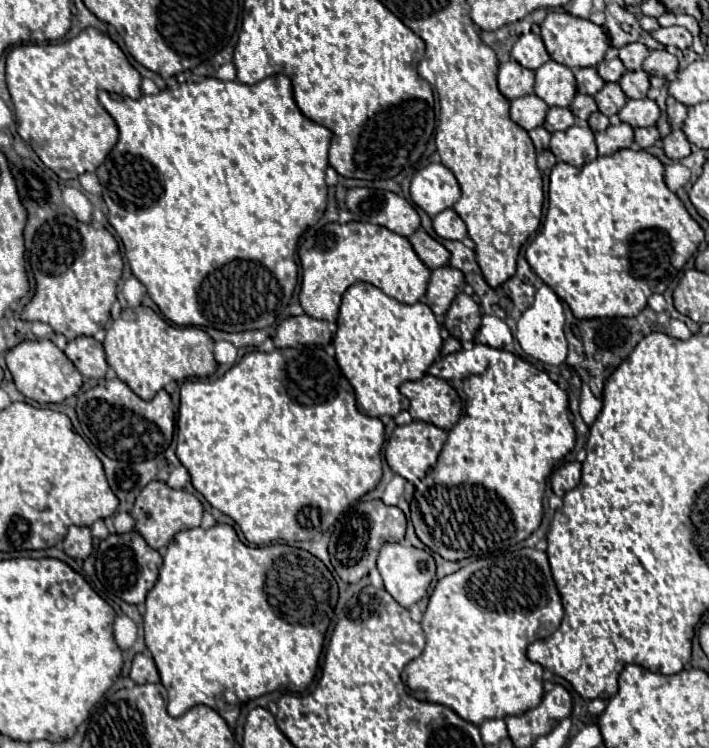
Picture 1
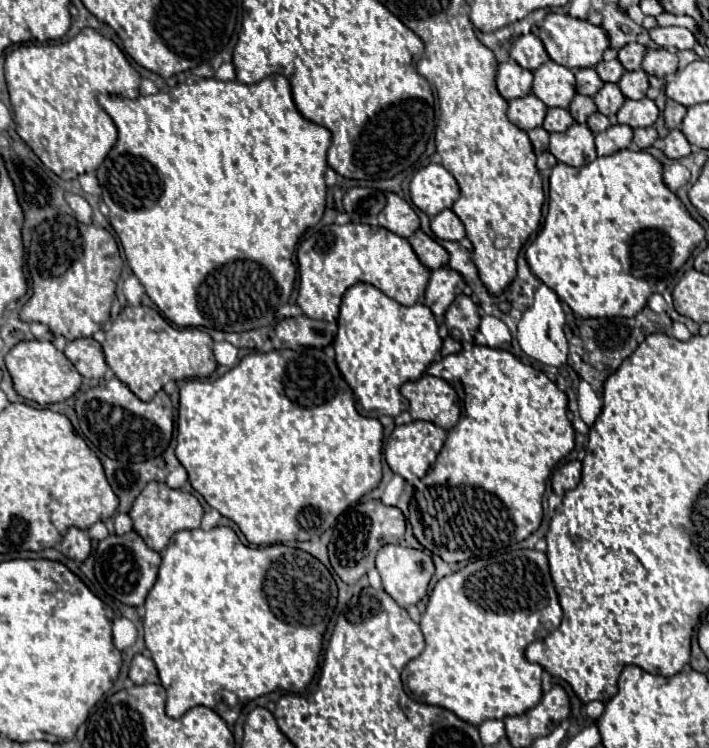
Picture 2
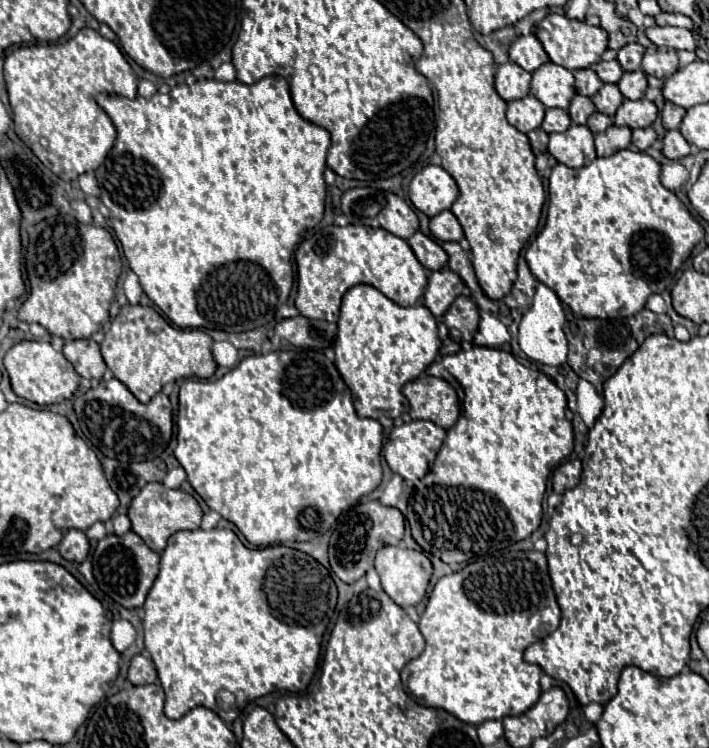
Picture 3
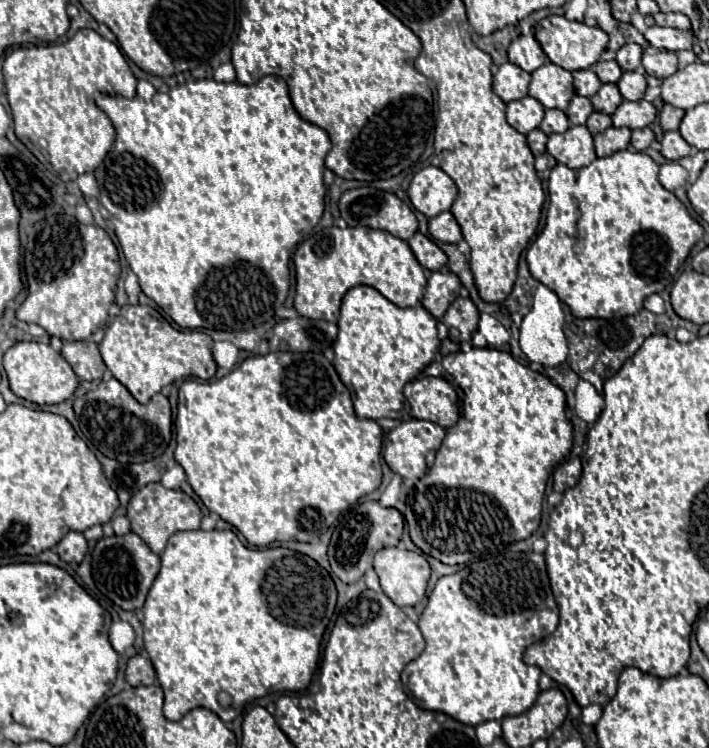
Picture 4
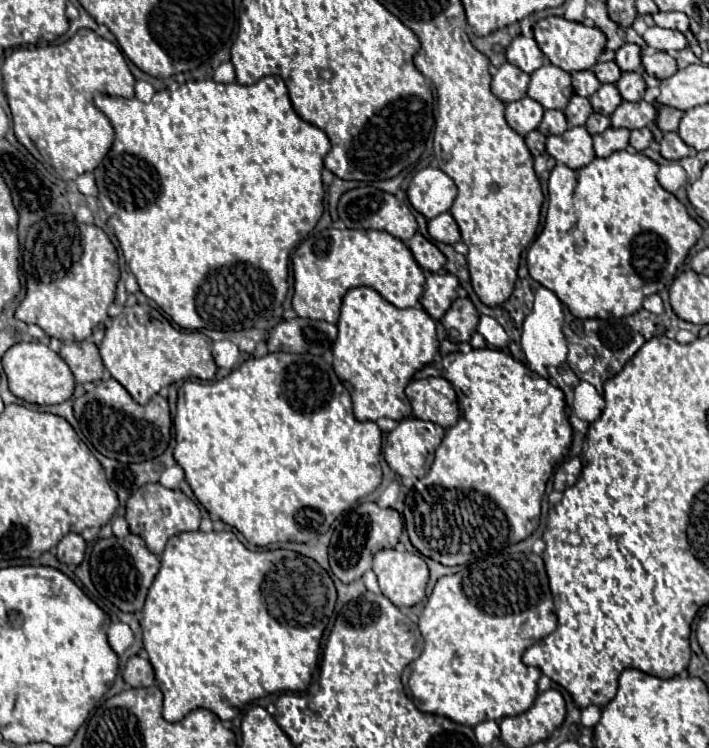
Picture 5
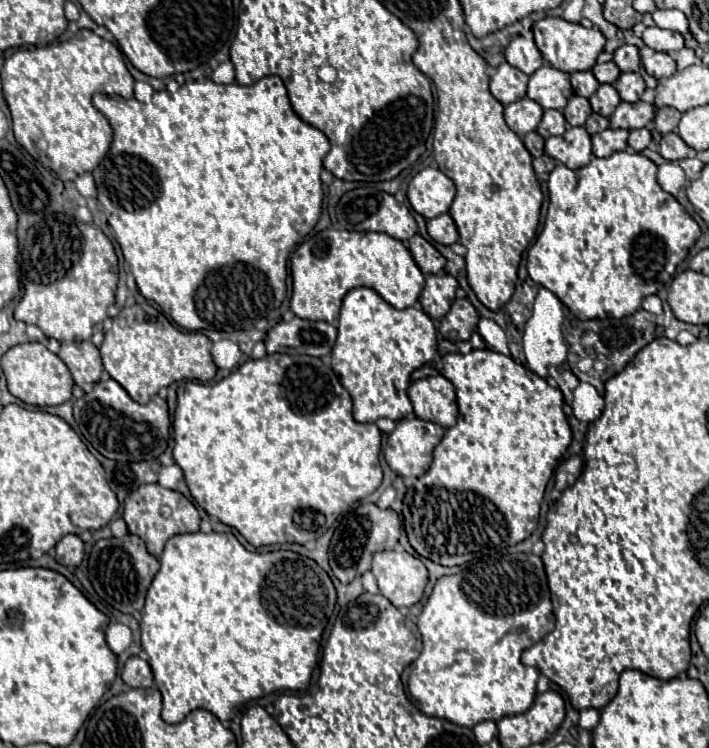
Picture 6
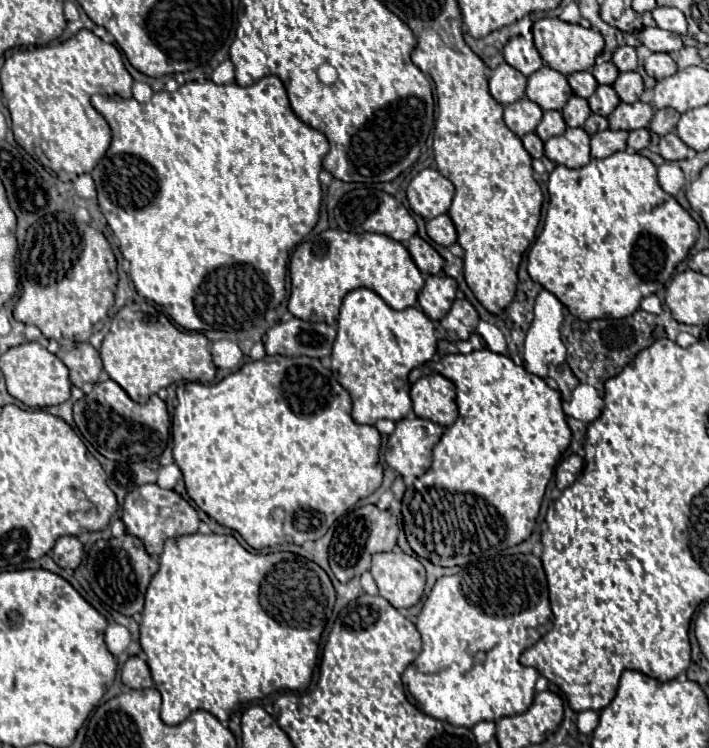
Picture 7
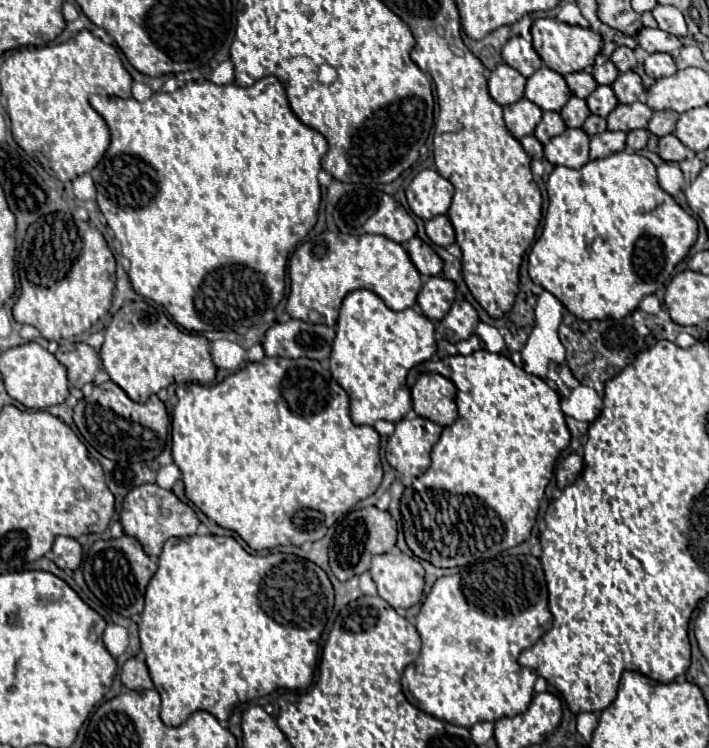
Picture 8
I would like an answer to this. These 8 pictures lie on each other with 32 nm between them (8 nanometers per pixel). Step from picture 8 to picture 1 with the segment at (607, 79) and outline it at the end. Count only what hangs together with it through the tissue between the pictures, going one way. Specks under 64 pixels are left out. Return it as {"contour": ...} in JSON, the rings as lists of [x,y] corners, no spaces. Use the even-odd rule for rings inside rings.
{"contour":[[[618,58],[600,62],[600,64],[596,66],[596,70],[598,70],[598,74],[600,74],[600,78],[602,78],[604,82],[618,82],[620,76],[626,72],[624,64],[622,64]]]}

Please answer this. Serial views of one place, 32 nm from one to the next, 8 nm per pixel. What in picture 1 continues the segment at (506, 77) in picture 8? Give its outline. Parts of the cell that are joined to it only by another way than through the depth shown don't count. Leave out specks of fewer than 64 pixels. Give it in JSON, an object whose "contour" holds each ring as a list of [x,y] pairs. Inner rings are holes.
{"contour":[[[508,60],[500,64],[498,70],[498,88],[504,98],[514,100],[534,92],[534,72],[522,68],[516,60]]]}

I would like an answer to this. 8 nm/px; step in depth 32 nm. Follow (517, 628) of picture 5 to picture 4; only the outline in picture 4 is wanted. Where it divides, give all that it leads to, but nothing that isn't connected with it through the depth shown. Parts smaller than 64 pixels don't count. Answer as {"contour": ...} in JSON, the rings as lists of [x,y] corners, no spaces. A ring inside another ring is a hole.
{"contour":[[[508,552],[504,556],[492,556],[492,558],[486,558],[486,560],[478,560],[466,568],[462,568],[460,572],[456,574],[450,574],[450,576],[442,576],[430,598],[428,598],[428,604],[424,608],[424,612],[420,614],[420,620],[418,620],[418,628],[426,640],[426,648],[424,652],[412,660],[408,664],[408,670],[410,670],[410,678],[408,678],[408,690],[412,694],[412,700],[416,702],[418,708],[422,710],[430,710],[430,712],[442,712],[442,714],[448,714],[452,716],[454,720],[462,722],[462,724],[470,724],[470,726],[476,726],[480,722],[486,722],[486,720],[502,720],[506,716],[518,716],[522,712],[526,712],[534,702],[536,702],[536,696],[538,696],[538,678],[542,674],[540,668],[536,666],[528,666],[522,662],[522,654],[524,650],[530,646],[530,640],[532,642],[538,642],[546,636],[550,636],[558,626],[558,606],[554,602],[554,596],[552,596],[552,590],[550,590],[550,582],[548,582],[548,574],[546,574],[546,564],[544,564],[544,556],[542,554],[536,554],[536,552]]]}

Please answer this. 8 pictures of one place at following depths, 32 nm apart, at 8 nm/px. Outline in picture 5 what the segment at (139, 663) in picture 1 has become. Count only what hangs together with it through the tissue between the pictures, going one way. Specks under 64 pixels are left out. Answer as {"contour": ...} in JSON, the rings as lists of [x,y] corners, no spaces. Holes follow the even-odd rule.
{"contour":[[[132,656],[126,662],[122,678],[132,688],[148,688],[154,686],[154,670],[144,656]]]}

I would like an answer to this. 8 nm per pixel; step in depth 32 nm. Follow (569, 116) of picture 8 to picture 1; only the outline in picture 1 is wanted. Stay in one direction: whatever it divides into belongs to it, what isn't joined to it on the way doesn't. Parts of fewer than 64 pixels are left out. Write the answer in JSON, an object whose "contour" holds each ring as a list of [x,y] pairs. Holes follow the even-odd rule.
{"contour":[[[576,94],[576,98],[574,98],[574,102],[572,102],[572,106],[570,106],[570,112],[574,114],[574,118],[578,118],[578,120],[588,120],[588,116],[592,114],[592,112],[596,112],[598,108],[596,108],[596,102],[594,102],[594,98],[592,96],[584,96],[584,94]]]}

